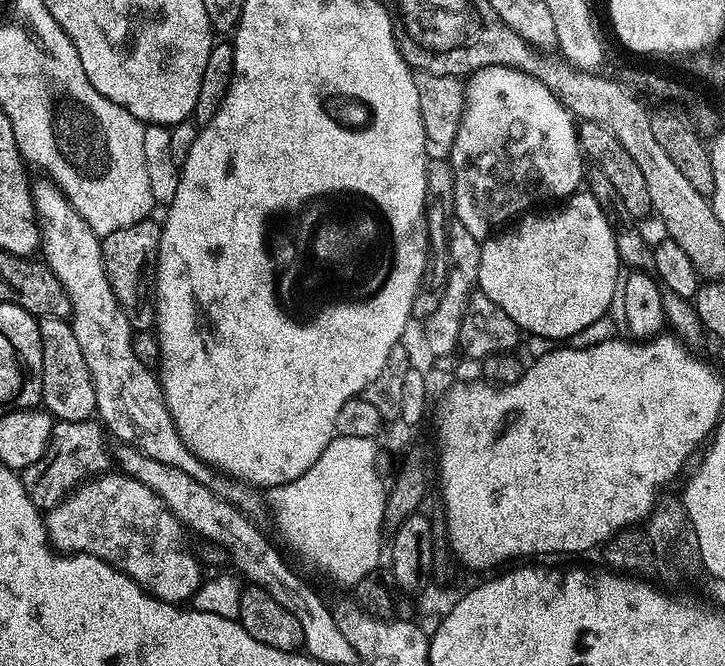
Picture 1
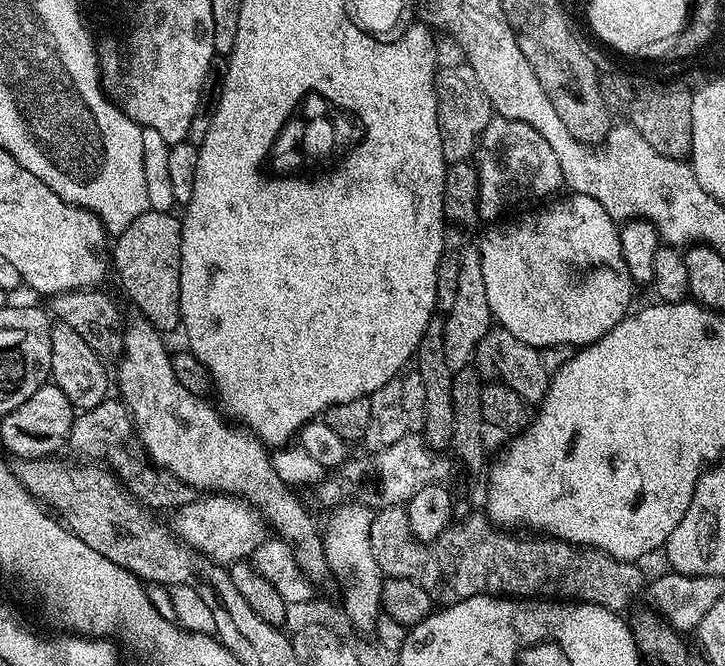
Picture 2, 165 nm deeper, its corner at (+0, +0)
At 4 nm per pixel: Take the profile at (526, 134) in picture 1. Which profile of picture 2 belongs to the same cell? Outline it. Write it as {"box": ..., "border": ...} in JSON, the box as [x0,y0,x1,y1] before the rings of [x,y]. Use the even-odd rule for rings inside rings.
{"box":[474,115,564,222],"border":[[[493,115],[486,130],[482,130],[474,153],[474,167],[478,174],[478,216],[484,222],[499,221],[507,213],[504,211],[515,204],[524,204],[527,200],[547,201],[556,194],[551,192],[564,184],[562,166],[558,166],[558,158],[546,138],[534,126],[505,116]]]}

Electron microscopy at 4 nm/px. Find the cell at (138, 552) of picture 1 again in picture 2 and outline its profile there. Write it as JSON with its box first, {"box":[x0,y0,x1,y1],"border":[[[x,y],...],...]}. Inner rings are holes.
{"box":[170,494,270,566],"border":[[[200,494],[194,502],[190,502],[175,509],[171,513],[170,528],[175,535],[179,536],[185,544],[189,544],[196,552],[201,552],[206,558],[210,558],[216,564],[231,566],[247,561],[262,546],[264,540],[269,539],[270,529],[266,523],[265,517],[261,516],[251,504],[235,496],[226,496],[223,494]]]}

